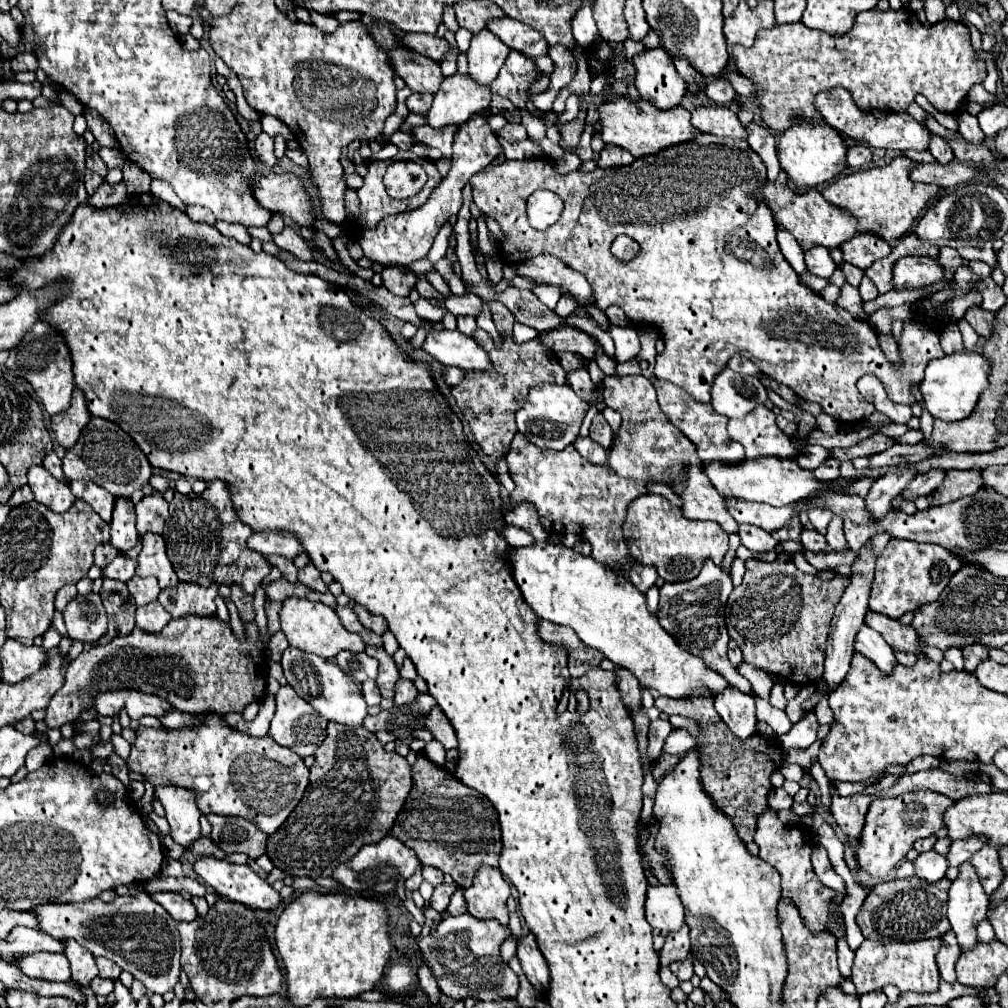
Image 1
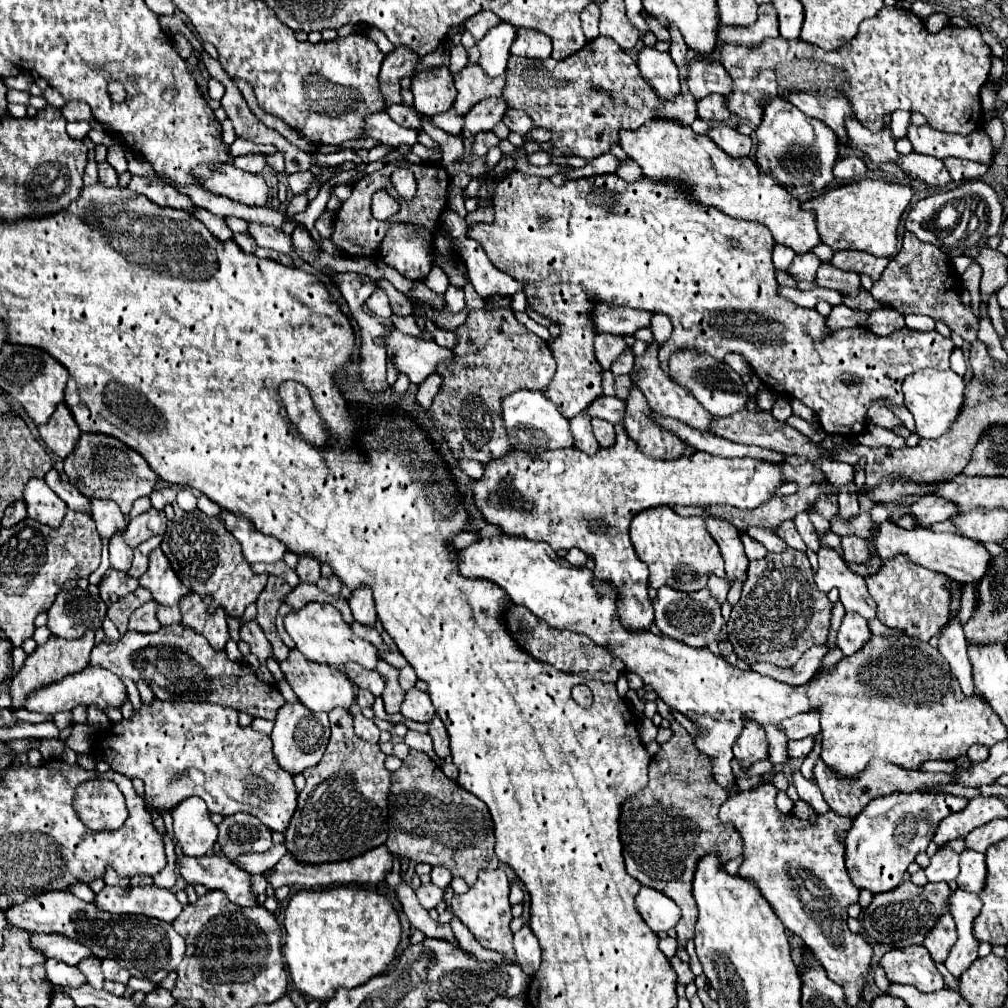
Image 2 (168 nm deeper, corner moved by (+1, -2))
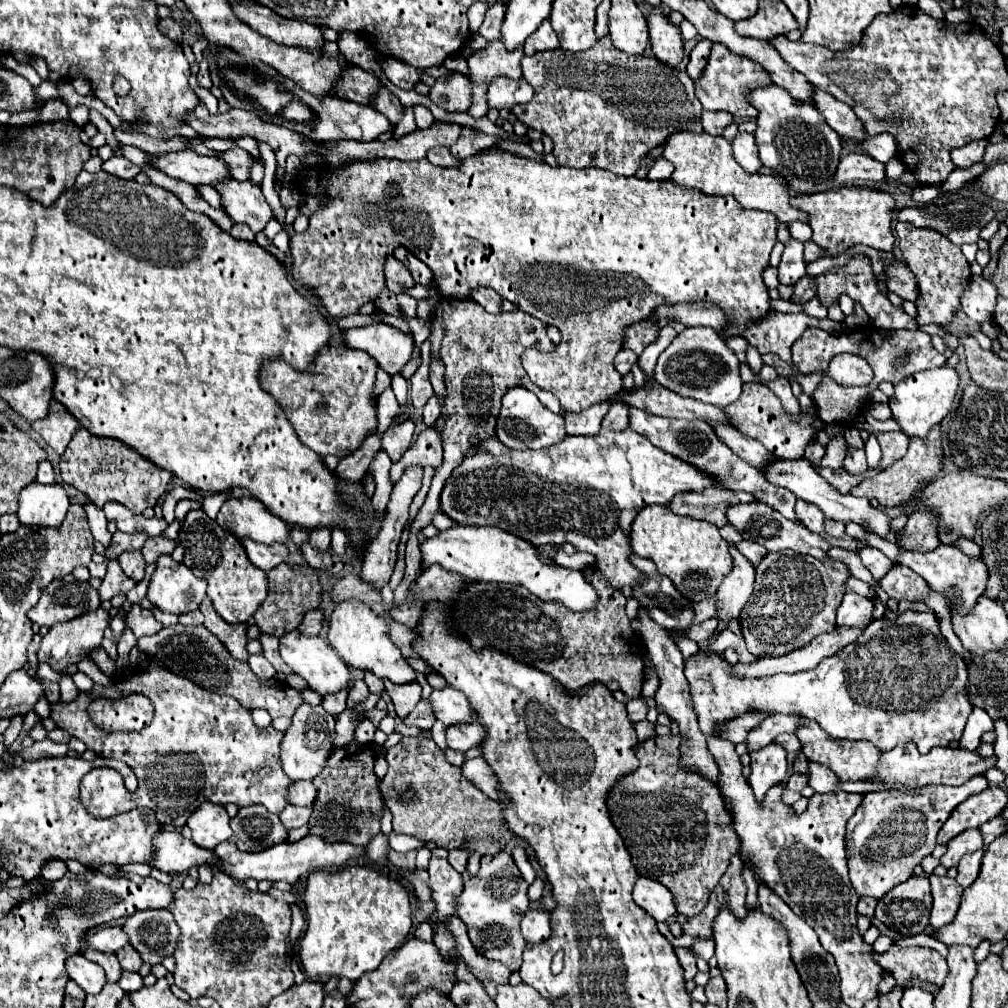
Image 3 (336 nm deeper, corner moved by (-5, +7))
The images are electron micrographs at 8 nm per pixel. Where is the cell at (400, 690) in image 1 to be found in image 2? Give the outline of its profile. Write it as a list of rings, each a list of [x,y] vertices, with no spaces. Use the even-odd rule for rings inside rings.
[[[412,687],[410,691],[406,691],[406,697],[404,697],[404,703],[402,703],[400,713],[406,719],[420,721],[420,723],[428,723],[434,717],[436,711],[434,711],[434,705],[432,705],[428,693],[418,691],[416,687]]]

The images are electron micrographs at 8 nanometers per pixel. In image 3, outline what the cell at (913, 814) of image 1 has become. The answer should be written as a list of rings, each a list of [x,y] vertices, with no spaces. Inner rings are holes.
[[[974,776],[962,786],[926,786],[912,794],[868,792],[846,828],[846,858],[850,882],[860,898],[872,896],[880,900],[888,890],[906,882],[924,856],[932,854],[936,834],[948,820],[952,810],[976,792],[988,788],[984,776]]]

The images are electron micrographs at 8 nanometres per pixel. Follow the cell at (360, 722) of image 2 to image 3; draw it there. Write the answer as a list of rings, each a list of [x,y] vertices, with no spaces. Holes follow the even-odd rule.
[[[364,720],[356,726],[354,730],[354,738],[358,744],[372,744],[374,742],[374,724],[370,720]]]

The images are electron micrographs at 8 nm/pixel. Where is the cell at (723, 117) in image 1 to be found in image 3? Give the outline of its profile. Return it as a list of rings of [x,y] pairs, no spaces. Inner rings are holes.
[[[740,132],[736,136],[736,140],[732,142],[732,150],[734,150],[736,162],[748,174],[754,174],[754,172],[758,172],[762,168],[762,160],[758,158],[758,148],[756,148],[756,142],[754,142],[754,136],[752,134]]]

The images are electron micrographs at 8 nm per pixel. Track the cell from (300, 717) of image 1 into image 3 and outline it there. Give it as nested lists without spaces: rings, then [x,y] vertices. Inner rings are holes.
[[[302,704],[296,710],[296,714],[292,718],[292,726],[286,730],[284,742],[282,742],[282,766],[284,766],[284,772],[288,774],[288,778],[292,782],[314,780],[316,774],[322,772],[328,756],[332,754],[332,740],[334,740],[332,714],[328,714],[322,706]],[[314,720],[322,720],[322,722],[314,722]]]

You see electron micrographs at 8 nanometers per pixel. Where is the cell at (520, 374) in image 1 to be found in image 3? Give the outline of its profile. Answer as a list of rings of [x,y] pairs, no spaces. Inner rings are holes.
[[[440,298],[442,318],[444,318],[444,338],[442,338],[442,362],[446,366],[446,412],[448,416],[440,416],[436,422],[436,428],[440,430],[442,442],[444,442],[444,462],[438,466],[436,476],[432,480],[428,498],[424,506],[420,508],[418,516],[414,518],[414,524],[409,529],[409,541],[405,552],[405,574],[394,590],[394,602],[399,603],[406,598],[411,583],[415,580],[421,569],[421,552],[417,535],[420,528],[428,526],[432,522],[432,516],[438,512],[440,502],[440,490],[450,476],[450,472],[462,462],[464,454],[468,452],[468,446],[472,442],[480,442],[480,438],[492,438],[496,428],[496,418],[500,412],[500,400],[502,396],[516,386],[522,386],[536,394],[538,399],[550,411],[558,414],[561,412],[560,402],[554,394],[544,392],[534,386],[534,382],[524,374],[520,356],[526,348],[538,346],[540,350],[552,350],[554,344],[546,336],[546,324],[532,318],[530,314],[524,314],[520,310],[516,312],[498,312],[488,314],[478,302],[472,298]]]

